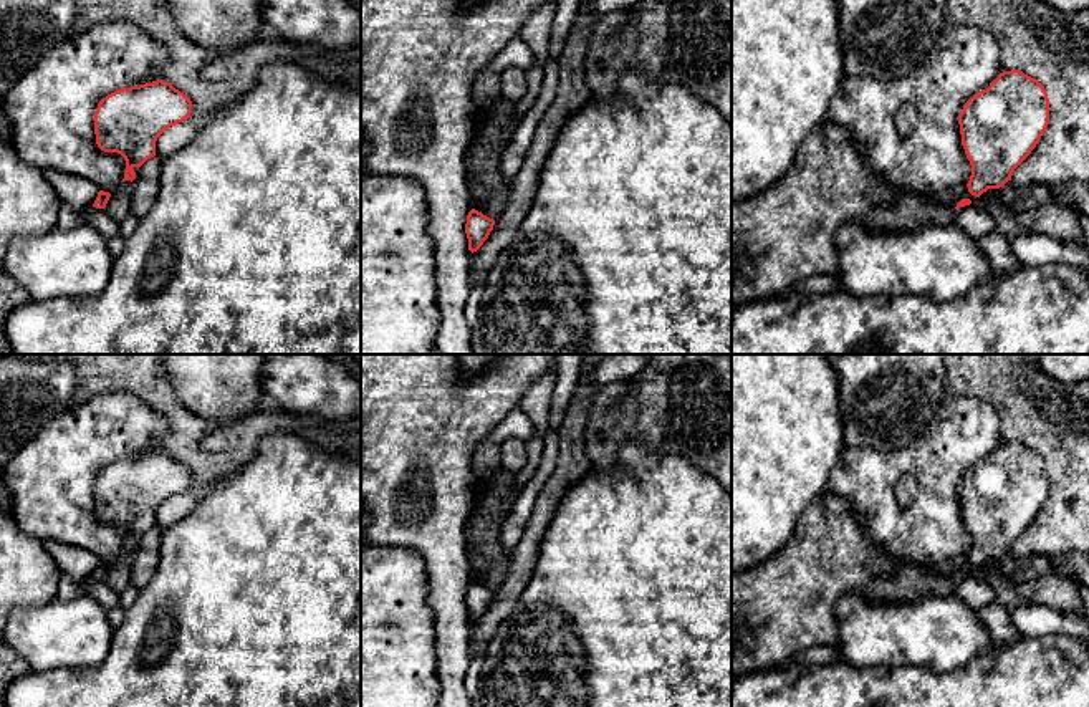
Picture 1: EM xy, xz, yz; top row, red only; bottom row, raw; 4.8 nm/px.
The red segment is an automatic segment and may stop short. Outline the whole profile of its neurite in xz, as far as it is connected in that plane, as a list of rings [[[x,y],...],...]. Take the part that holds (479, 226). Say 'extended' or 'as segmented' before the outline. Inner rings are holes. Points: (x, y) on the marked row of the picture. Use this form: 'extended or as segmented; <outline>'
as segmented; [[[472,209],[467,215],[465,233],[468,238],[468,250],[477,252],[493,230],[495,220]]]

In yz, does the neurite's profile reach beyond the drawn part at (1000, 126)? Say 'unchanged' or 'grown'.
unchanged

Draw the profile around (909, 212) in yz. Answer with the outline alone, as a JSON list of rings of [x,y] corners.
[[[904,192],[895,202],[877,205],[869,212],[872,232],[912,232],[932,225],[952,224],[955,207],[930,202],[915,192]]]

